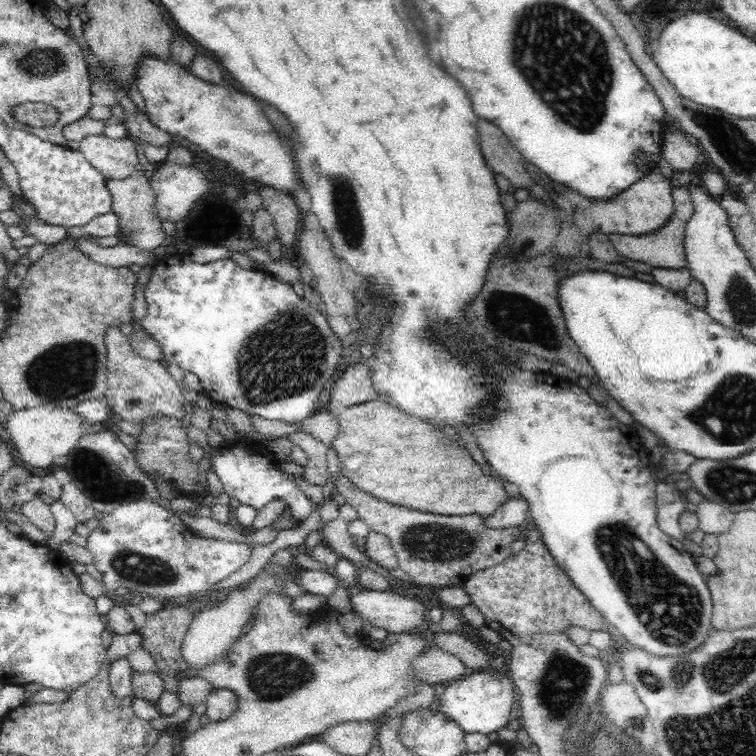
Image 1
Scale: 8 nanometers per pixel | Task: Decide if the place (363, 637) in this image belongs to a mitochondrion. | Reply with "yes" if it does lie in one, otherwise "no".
no

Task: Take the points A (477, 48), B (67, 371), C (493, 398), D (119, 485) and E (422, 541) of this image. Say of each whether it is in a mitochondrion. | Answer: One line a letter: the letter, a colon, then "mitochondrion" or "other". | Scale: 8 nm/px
A: other
B: mitochondrion
C: other
D: mitochondrion
E: mitochondrion

